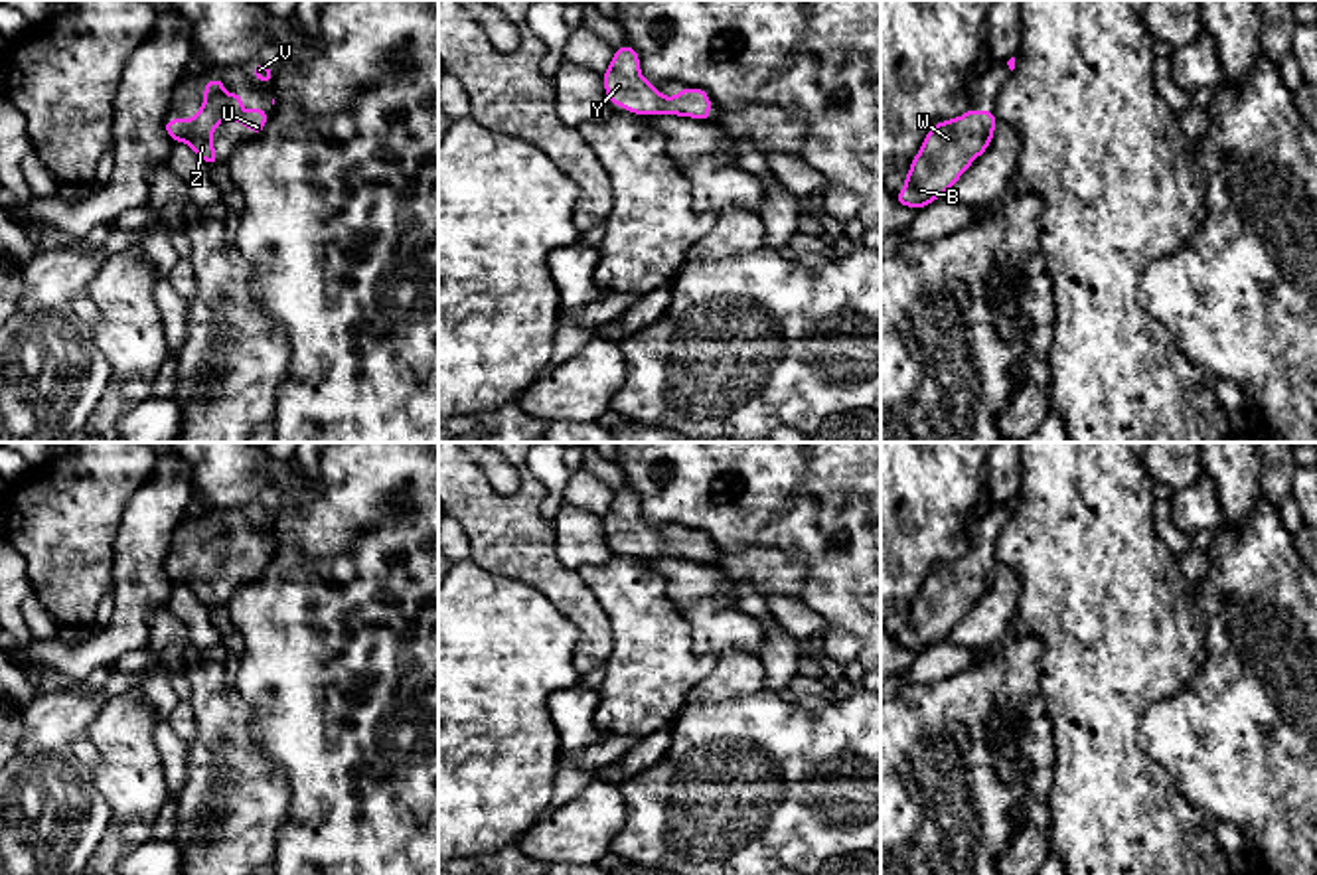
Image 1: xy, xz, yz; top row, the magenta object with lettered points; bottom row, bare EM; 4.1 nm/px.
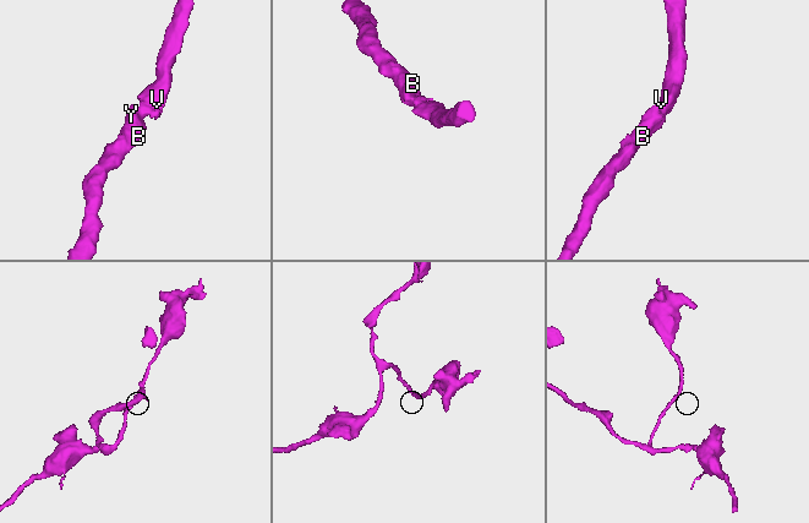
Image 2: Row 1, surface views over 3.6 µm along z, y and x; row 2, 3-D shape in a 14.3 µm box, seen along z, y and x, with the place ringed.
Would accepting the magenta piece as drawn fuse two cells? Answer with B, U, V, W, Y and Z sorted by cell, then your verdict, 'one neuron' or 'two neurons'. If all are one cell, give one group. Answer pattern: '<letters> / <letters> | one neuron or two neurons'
B U V W Y Z | one neuron

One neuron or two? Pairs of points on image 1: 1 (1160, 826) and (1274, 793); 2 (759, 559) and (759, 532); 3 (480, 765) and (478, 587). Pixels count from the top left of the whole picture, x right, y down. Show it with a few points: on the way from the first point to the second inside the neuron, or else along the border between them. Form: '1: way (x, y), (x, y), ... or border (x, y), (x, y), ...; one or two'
1: border (1175, 781), (1193, 802), (1219, 816); two
2: border (723, 554), (776, 548), (796, 554), (802, 561); two
3: way (490, 721), (484, 688), (478, 682), (478, 631); one

